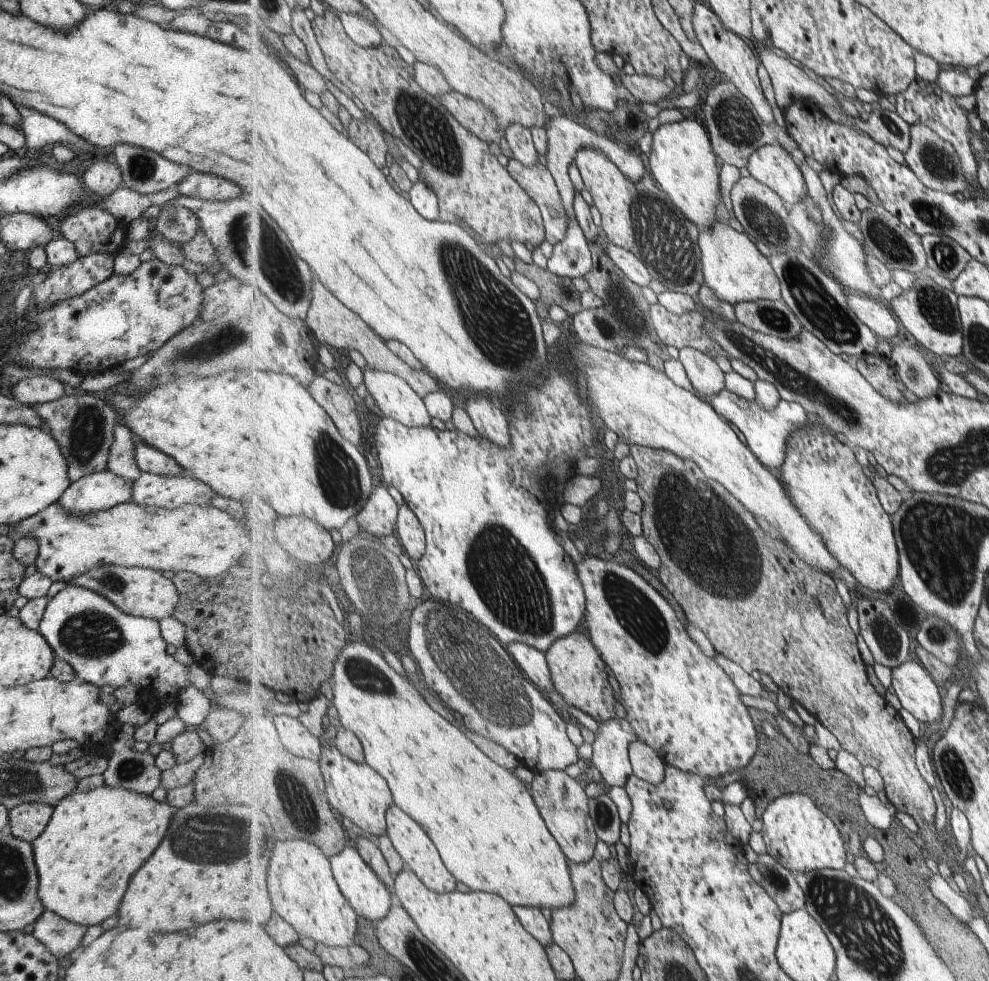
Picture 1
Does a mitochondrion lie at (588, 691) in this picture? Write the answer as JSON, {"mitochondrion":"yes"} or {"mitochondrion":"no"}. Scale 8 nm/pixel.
{"mitochondrion":"no"}

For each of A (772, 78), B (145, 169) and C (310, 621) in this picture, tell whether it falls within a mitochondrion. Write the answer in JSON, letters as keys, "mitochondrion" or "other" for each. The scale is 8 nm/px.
{"A":"other","B":"mitochondrion","C":"other"}

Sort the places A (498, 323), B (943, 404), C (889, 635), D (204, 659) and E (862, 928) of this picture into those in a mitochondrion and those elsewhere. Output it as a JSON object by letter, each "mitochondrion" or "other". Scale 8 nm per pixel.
{"A":"mitochondrion","B":"other","C":"mitochondrion","D":"other","E":"mitochondrion"}

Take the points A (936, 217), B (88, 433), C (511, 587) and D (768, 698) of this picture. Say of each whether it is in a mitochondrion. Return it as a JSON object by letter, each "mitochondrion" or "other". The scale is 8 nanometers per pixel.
{"A":"mitochondrion","B":"mitochondrion","C":"mitochondrion","D":"other"}

